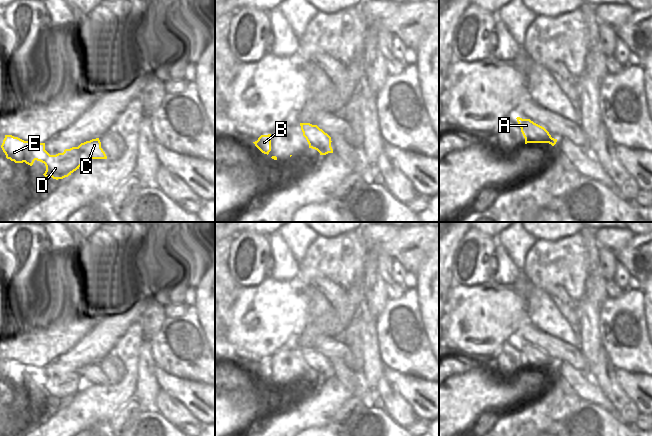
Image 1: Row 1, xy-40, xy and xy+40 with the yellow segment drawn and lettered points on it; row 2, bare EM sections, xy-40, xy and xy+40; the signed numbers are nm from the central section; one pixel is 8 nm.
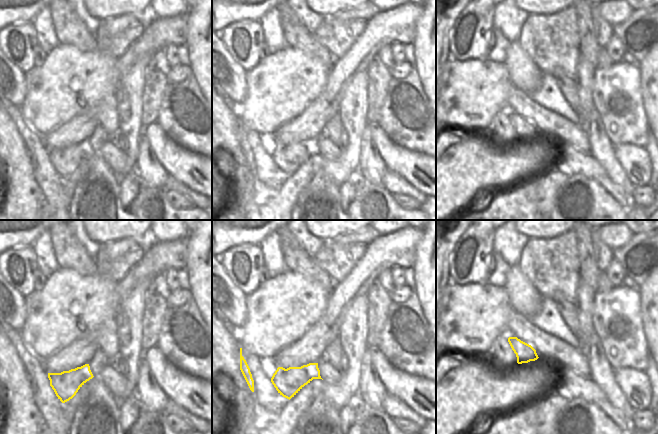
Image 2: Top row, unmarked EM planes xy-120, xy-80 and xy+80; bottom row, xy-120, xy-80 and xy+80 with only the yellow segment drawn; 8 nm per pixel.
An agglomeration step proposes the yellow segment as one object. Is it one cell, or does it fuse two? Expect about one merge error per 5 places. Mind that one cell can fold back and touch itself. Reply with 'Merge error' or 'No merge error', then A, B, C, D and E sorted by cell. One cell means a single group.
Merge error. Groups: A / B C D E

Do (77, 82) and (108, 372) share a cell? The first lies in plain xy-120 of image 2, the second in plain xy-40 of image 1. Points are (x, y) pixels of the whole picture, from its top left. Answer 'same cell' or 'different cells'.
different cells

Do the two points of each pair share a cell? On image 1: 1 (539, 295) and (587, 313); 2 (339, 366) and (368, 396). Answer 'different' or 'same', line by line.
1: different
2: same

